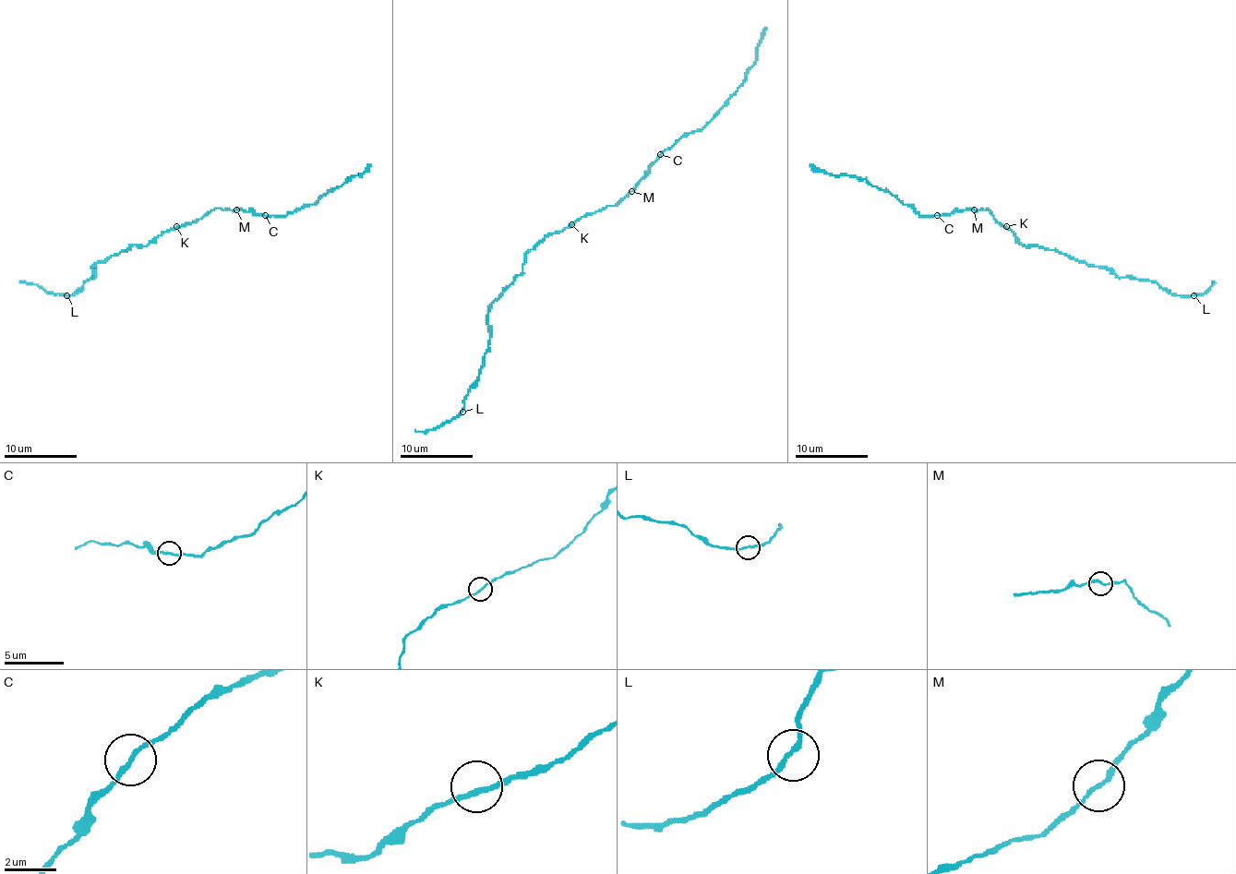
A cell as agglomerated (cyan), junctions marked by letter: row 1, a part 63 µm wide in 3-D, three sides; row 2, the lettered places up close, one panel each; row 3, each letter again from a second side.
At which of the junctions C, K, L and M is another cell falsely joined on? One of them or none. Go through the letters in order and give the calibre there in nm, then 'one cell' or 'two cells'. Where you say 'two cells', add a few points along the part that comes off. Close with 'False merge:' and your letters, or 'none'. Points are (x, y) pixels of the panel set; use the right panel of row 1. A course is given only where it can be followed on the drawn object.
C: calibre 180 nm; one cell
K: calibre 170 nm; one cell
L: calibre 180 nm; one cell
M: calibre 180 nm; one cell
False merge: none

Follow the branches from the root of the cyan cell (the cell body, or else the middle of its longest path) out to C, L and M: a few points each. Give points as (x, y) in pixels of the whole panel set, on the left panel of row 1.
C: (176, 228), (196, 221), (216, 208), (246, 209), (265, 215)
L: (176, 228), (163, 232), (145, 246), (132, 245), (100, 261), (92, 266), (94, 277), (72, 295), (66, 295)
M: (176, 228), (196, 221), (216, 208), (236, 209)

